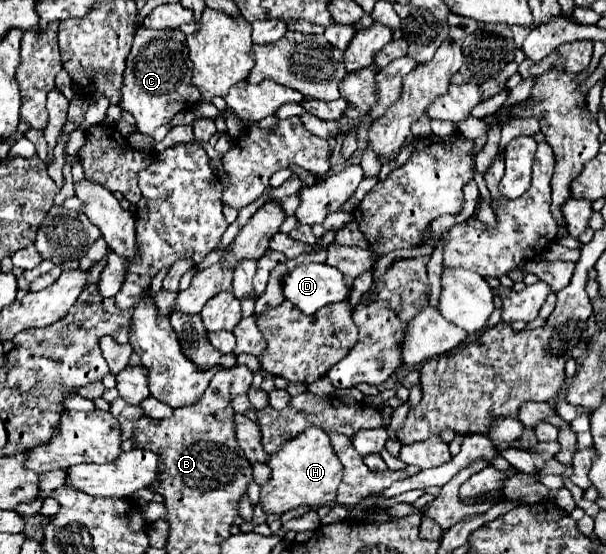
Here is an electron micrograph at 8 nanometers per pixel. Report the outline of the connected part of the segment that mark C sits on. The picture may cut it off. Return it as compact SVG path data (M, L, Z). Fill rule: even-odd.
M147 29L135 31L133 47L127 55L127 67L123 71L123 99L121 109L135 117L135 127L149 135L163 123L171 121L179 111L191 109L201 101L201 91L191 83L193 63L185 35L179 29Z

